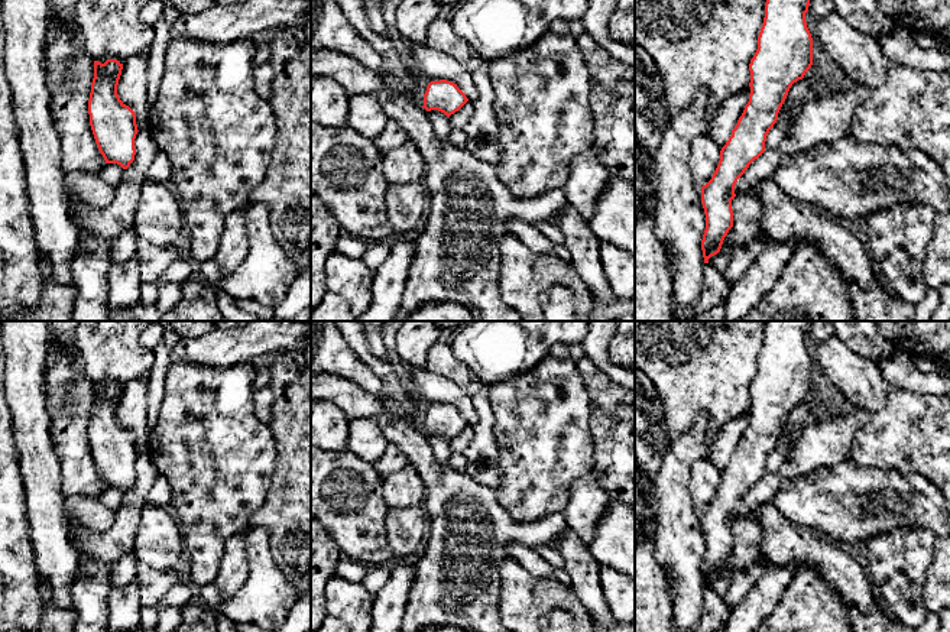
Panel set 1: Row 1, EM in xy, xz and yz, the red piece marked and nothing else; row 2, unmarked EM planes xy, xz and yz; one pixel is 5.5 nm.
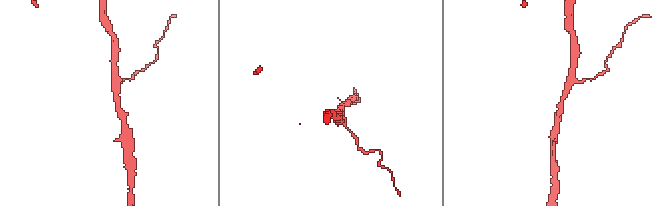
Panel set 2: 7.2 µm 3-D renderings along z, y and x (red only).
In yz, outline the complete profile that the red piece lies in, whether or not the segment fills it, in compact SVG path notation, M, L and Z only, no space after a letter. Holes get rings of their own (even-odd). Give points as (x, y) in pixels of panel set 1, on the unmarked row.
M766 321L758 373L749 388L749 425L720 474L711 503L701 511L704 587L720 576L733 551L732 524L737 503L765 476L766 458L776 447L791 409L813 389L813 362L805 346L810 324Z

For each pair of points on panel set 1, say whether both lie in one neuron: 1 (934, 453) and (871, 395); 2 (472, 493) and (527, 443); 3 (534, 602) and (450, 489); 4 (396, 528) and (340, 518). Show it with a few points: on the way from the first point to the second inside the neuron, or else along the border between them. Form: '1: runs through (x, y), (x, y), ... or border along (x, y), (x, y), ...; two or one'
1: runs through (918, 437), (887, 405); one
2: border along (492, 490), (496, 502), (512, 518); two
3: border along (508, 556), (501, 567), (501, 592), (498, 595); two
4: border along (389, 509), (385, 518), (385, 530), (394, 554); two

